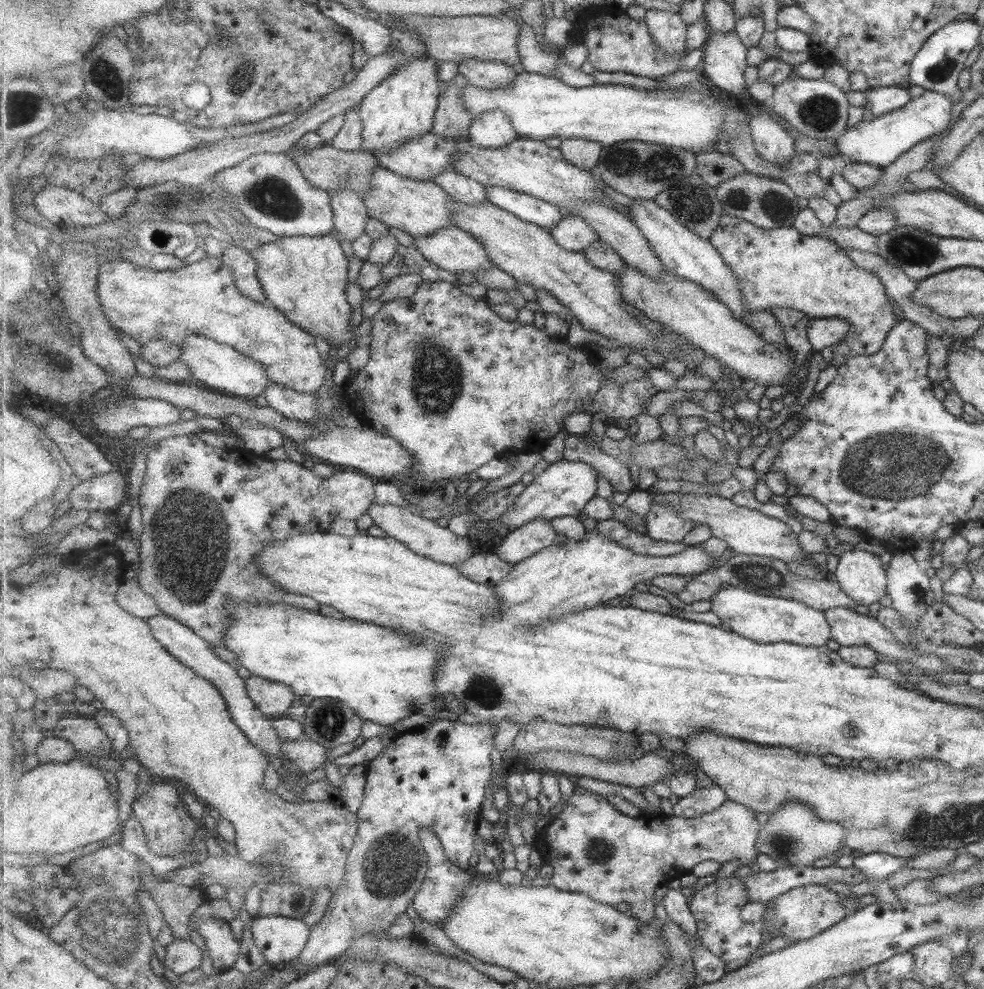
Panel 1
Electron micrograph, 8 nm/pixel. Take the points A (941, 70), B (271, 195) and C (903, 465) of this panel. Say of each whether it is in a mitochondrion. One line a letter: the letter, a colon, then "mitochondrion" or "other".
A: mitochondrion
B: mitochondrion
C: mitochondrion

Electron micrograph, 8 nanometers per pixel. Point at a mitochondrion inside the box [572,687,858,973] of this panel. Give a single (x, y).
(600, 852)

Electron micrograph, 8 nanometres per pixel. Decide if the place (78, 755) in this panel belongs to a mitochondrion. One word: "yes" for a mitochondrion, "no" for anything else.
no

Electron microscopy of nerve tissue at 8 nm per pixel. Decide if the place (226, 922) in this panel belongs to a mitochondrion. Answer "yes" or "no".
no

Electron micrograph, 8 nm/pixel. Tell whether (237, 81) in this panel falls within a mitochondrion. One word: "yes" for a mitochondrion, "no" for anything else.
yes

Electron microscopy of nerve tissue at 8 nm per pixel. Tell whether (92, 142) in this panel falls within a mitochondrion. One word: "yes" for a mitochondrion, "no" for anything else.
no

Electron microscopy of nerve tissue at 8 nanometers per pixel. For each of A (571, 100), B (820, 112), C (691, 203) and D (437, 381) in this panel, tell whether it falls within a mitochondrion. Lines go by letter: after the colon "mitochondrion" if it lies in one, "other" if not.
A: other
B: mitochondrion
C: mitochondrion
D: mitochondrion

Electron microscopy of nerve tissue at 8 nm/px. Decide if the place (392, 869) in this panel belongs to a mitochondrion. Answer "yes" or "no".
yes

